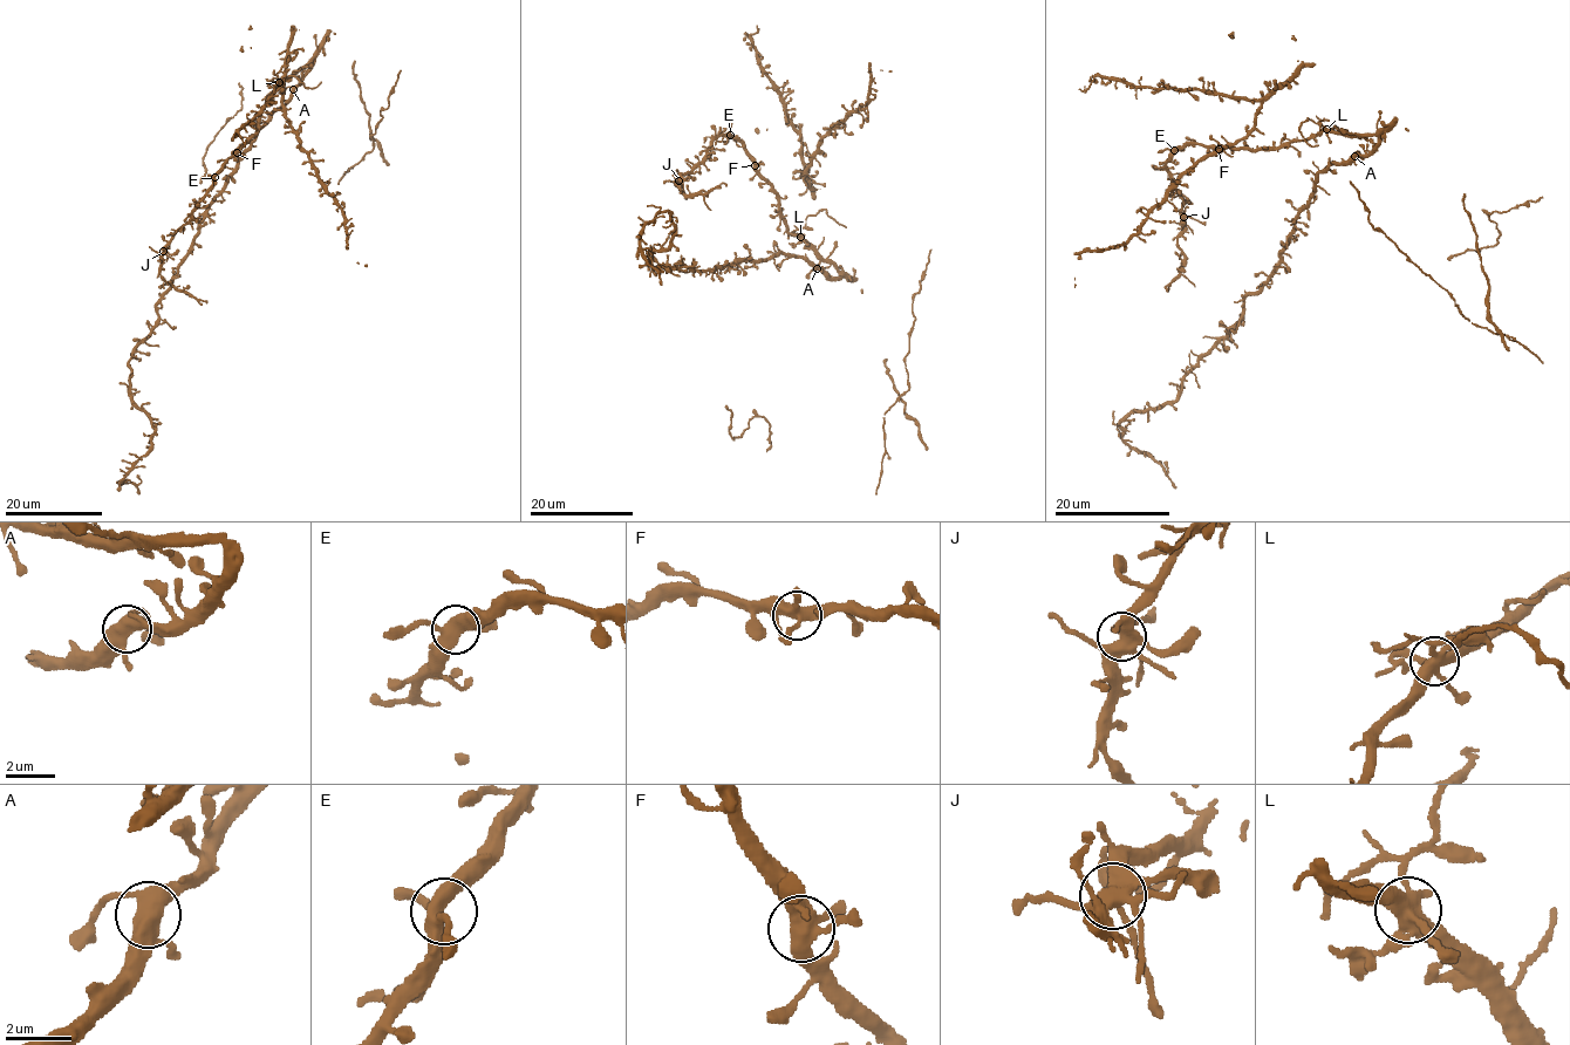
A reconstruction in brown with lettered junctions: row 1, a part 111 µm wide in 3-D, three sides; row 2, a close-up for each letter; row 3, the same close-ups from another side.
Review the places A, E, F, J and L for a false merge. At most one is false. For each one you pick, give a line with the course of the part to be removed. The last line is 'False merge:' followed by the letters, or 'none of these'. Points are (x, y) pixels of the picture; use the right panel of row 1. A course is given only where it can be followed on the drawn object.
L: Course of the part to remove: (1325, 129), (1308, 118), (1299, 128), (1306, 143), (1318, 145)
False merge: L

